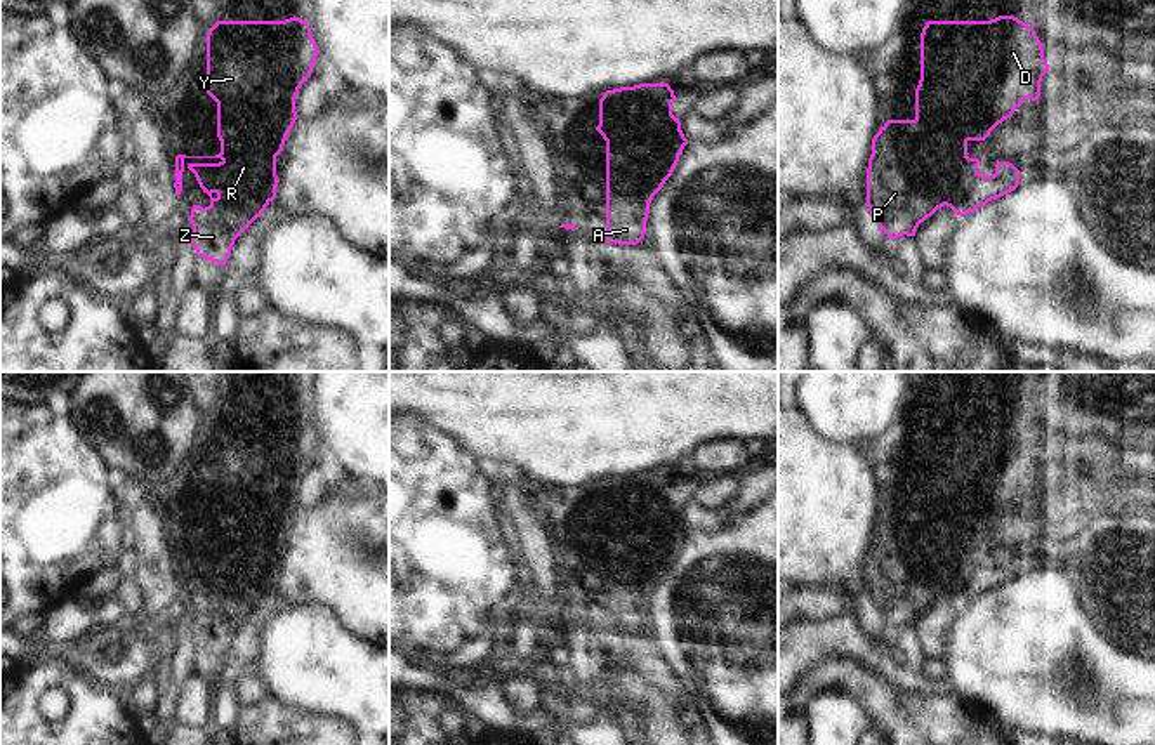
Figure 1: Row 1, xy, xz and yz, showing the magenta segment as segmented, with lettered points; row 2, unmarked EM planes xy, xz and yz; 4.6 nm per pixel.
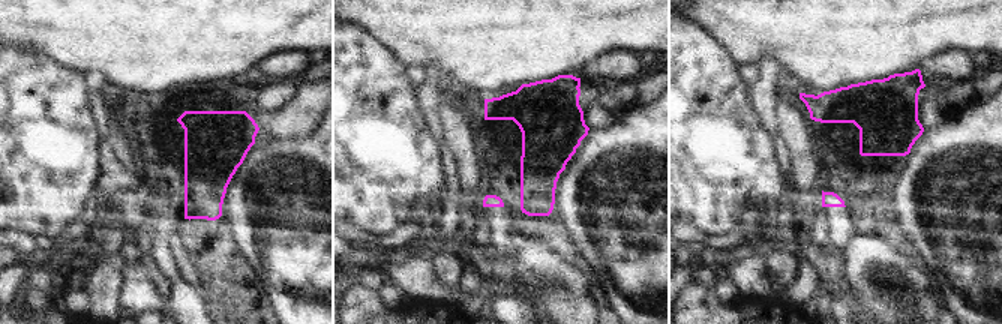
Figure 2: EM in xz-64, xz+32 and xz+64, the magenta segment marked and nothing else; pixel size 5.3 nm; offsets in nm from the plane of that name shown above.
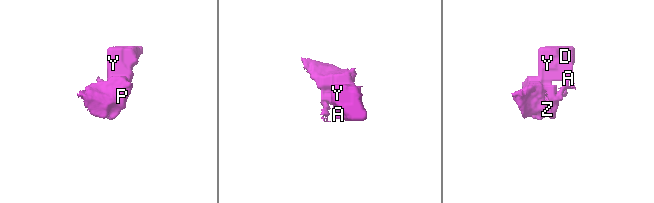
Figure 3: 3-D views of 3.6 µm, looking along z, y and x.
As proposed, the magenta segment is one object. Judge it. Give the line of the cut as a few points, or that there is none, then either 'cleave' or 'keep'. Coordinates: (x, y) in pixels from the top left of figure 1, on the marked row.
xz (600, 122), (610, 132), (613, 169), (643, 169), (683, 146) | cleave

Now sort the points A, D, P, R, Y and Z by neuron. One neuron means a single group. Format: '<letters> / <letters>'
A D Y / P R Z

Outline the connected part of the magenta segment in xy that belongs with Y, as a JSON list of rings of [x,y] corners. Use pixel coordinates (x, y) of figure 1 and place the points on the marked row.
[[[300,17],[285,21],[217,21],[207,33],[207,94],[217,102],[217,137],[222,130],[290,132],[299,89],[313,73],[320,52]]]

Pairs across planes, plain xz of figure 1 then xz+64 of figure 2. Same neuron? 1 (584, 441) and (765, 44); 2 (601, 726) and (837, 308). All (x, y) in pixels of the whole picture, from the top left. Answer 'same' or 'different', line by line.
1: same
2: same

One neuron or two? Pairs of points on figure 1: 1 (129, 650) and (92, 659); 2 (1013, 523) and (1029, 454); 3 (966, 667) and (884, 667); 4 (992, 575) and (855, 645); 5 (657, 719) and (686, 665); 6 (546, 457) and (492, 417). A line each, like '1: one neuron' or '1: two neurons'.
1: one neuron
2: two neurons
3: two neurons
4: two neurons
5: two neurons
6: one neuron

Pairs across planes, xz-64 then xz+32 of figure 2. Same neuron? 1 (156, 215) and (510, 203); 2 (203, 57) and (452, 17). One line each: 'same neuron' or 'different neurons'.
1: same neuron
2: same neuron

